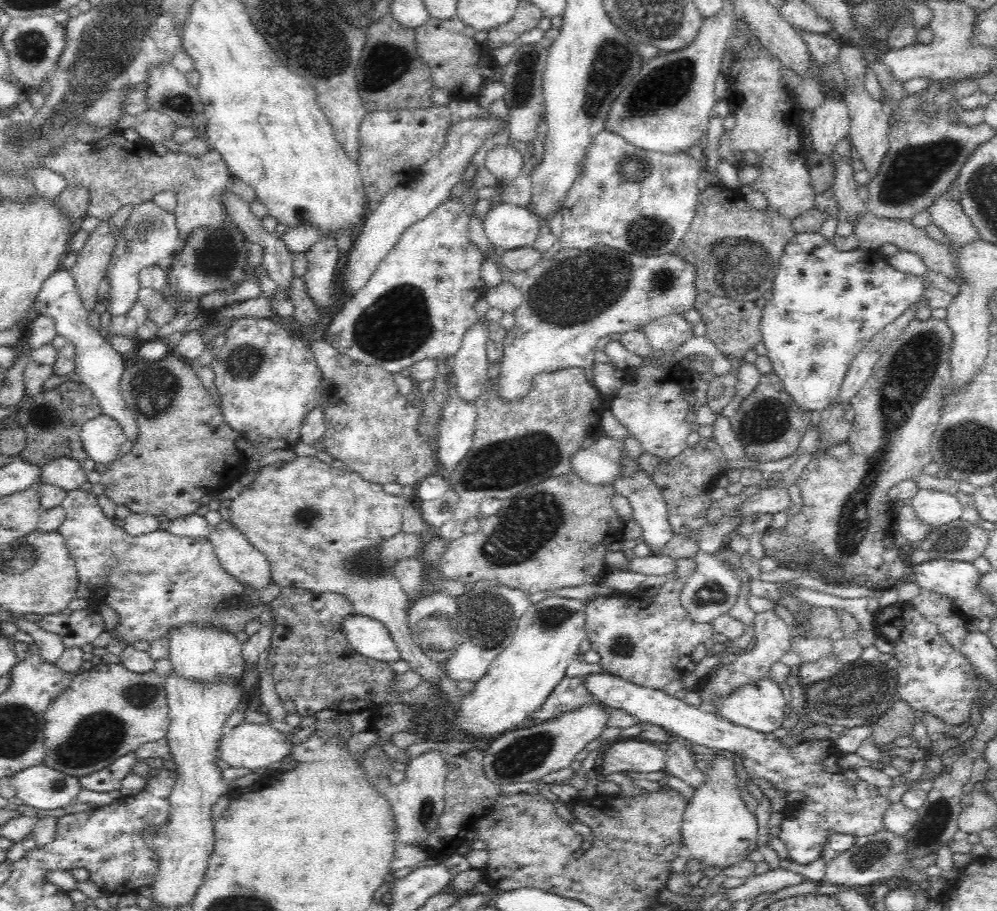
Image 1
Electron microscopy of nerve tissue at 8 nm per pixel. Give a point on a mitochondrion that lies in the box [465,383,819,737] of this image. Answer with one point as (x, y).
(519, 533)

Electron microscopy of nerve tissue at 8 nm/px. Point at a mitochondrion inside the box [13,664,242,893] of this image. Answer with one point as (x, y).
(94, 738)

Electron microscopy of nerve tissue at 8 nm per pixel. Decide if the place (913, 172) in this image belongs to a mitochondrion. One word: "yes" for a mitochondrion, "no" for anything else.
yes

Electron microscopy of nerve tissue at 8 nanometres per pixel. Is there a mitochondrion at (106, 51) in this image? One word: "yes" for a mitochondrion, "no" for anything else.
yes

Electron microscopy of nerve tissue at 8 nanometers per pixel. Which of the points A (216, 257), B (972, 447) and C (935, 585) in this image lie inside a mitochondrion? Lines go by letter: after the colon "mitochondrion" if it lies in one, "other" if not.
A: mitochondrion
B: mitochondrion
C: other

